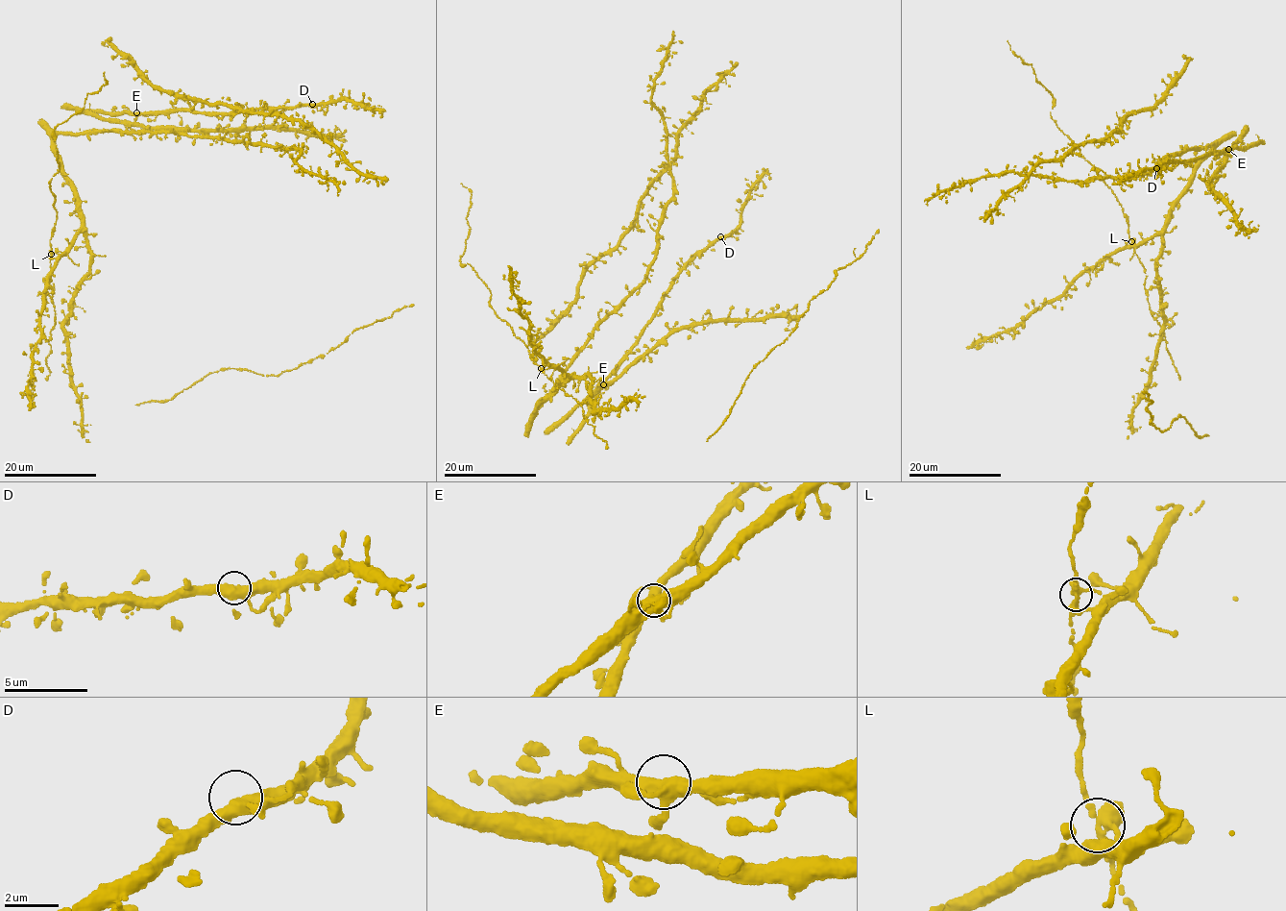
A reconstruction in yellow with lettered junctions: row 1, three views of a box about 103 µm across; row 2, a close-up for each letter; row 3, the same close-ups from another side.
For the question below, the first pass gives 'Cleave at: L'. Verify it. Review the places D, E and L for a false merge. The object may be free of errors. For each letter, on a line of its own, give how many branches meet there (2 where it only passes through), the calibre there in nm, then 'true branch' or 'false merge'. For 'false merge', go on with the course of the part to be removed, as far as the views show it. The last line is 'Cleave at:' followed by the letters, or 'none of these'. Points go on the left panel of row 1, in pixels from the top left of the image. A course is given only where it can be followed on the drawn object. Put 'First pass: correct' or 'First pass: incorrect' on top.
First pass: incorrect
D: 4 branches meet; 380 nm thick; true branch
E: 4 branches meet; 360 nm thick; true branch
L: 4 branches meet; 360 nm thick; true branch
Cleave at: none of these

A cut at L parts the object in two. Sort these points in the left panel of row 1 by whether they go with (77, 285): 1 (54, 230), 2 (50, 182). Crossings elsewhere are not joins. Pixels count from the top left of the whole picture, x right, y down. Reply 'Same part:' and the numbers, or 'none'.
Same part: none

